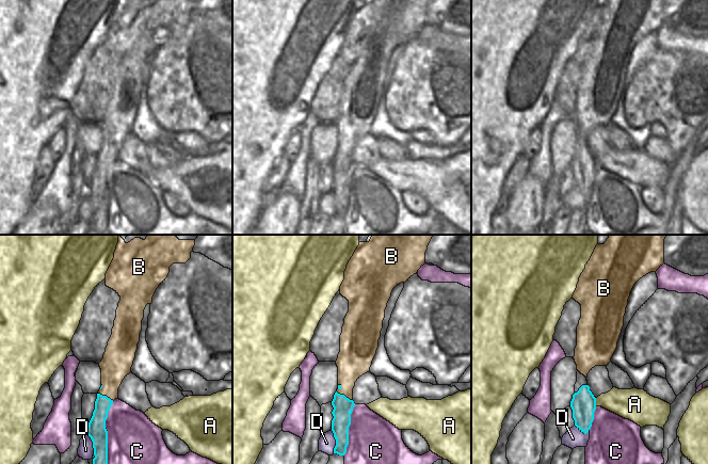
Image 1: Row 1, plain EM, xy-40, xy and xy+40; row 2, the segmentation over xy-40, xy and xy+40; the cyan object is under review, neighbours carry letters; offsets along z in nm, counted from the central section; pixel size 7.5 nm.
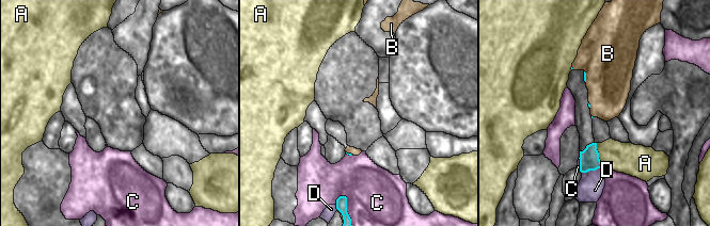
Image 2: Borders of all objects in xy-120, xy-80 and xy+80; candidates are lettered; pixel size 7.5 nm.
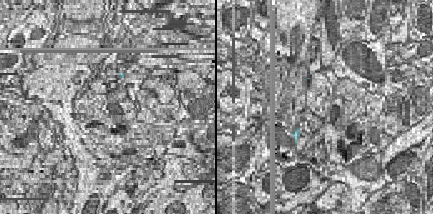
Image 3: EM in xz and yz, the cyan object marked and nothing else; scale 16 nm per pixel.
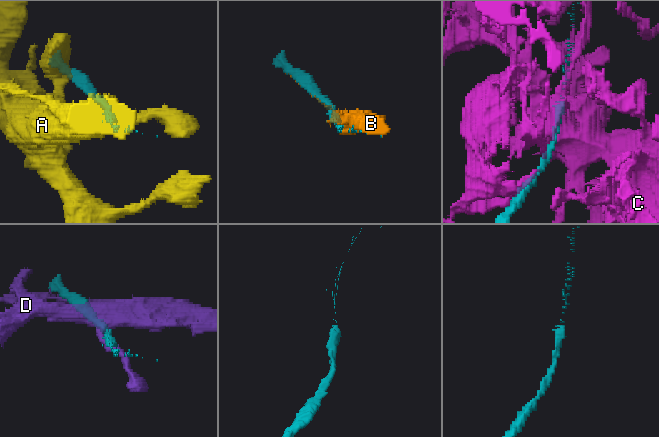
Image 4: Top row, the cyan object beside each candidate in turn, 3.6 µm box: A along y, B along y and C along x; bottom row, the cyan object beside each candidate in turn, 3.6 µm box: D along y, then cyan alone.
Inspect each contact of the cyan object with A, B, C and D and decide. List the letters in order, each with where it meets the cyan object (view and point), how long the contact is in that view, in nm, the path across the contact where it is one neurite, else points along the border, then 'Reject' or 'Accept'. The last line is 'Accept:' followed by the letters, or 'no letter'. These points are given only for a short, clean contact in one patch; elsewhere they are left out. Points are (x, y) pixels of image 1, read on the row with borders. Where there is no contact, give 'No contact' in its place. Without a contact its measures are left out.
A: Touches cyan at xy+40 (595, 402). Shared border 60 nm. Reject
B: Touches cyan at xy-40 (106, 396). Shared border 140 nm. Reject
C: Touches cyan at xy-40 (107, 432). Shared border 480 nm. Reject
D: Touches cyan at xy (336, 442). Shared border 180 nm. Reject
Accept: no letter

